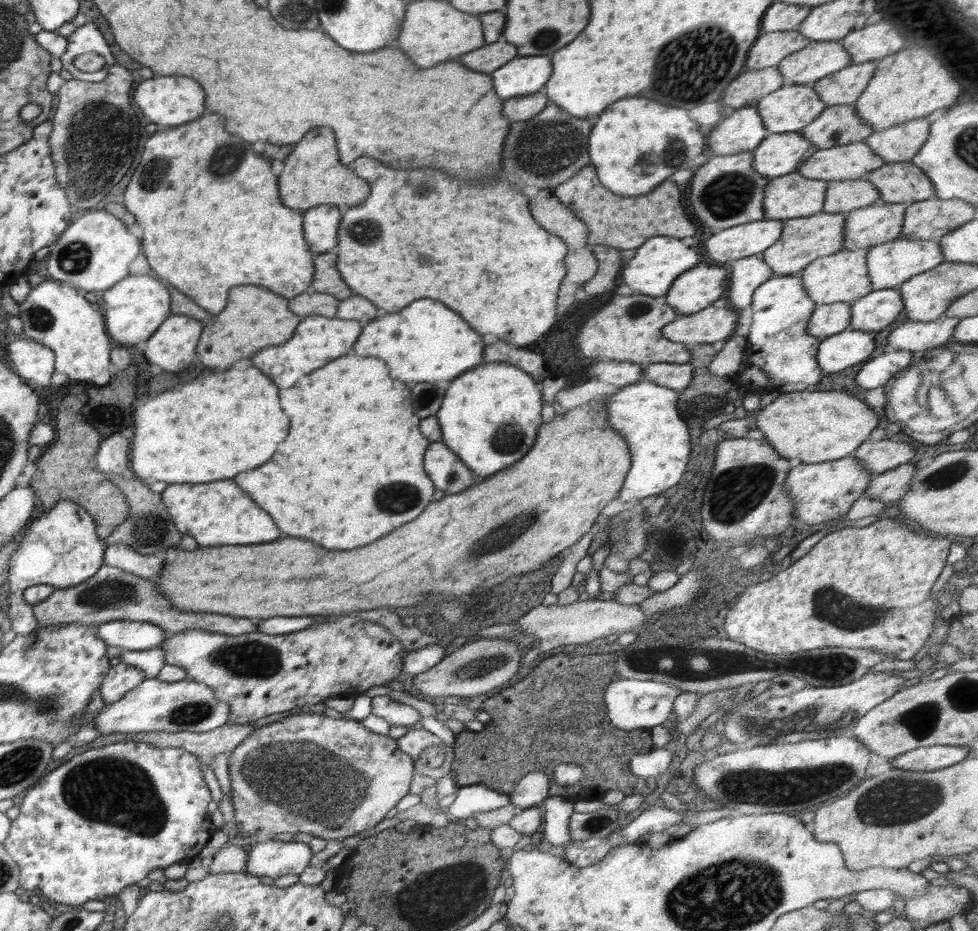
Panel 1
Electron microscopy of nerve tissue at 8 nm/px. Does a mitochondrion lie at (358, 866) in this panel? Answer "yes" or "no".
no

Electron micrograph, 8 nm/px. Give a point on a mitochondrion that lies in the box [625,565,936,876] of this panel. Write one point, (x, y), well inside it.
(750, 786)

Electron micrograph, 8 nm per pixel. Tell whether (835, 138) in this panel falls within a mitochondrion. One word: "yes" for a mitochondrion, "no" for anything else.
no

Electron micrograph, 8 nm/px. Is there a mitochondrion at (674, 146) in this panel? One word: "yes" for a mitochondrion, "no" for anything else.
yes

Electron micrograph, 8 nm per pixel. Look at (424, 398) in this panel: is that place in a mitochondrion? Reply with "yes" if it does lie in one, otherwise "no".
yes

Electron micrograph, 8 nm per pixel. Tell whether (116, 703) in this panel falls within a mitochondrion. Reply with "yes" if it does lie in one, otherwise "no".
no

